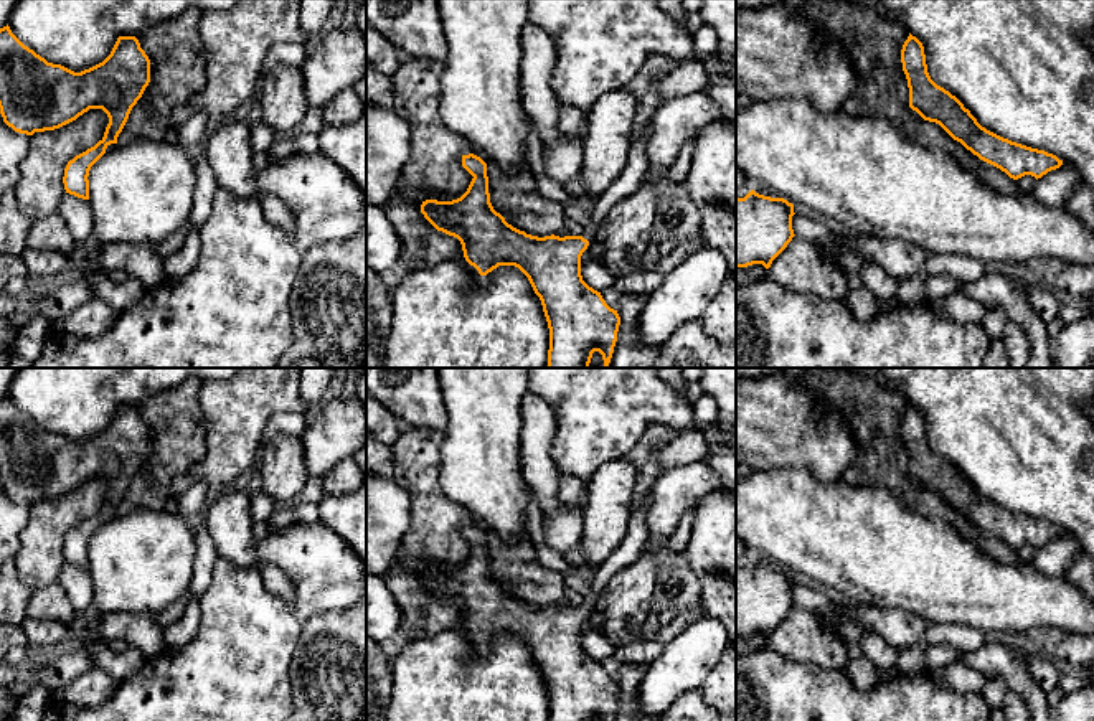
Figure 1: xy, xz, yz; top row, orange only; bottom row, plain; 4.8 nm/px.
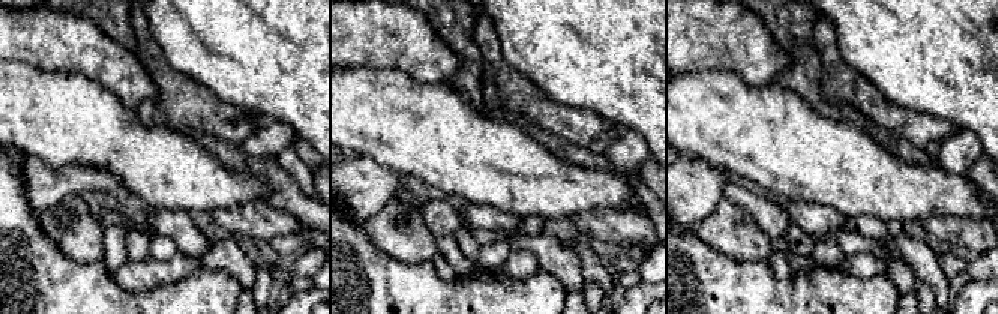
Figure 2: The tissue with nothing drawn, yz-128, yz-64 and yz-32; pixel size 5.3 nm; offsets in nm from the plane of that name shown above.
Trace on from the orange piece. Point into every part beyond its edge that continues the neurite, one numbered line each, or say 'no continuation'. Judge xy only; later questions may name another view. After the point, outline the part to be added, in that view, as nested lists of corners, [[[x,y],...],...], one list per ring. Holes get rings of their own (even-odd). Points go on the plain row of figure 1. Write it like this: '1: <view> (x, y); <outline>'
no continuation

